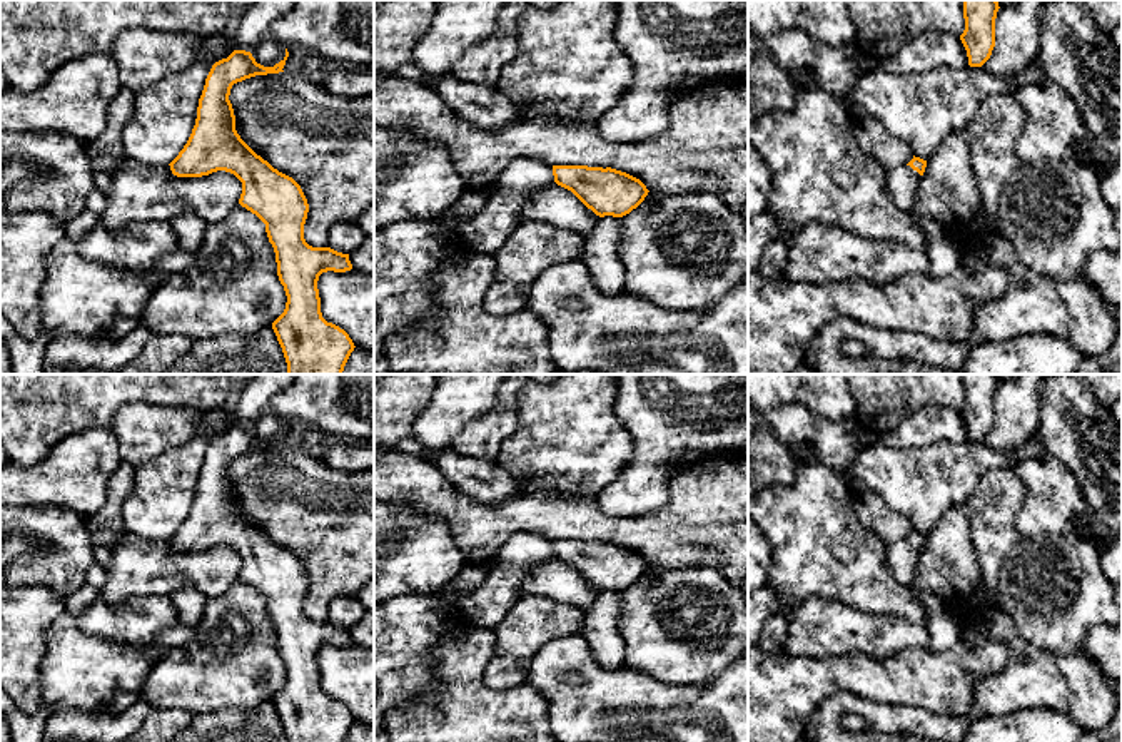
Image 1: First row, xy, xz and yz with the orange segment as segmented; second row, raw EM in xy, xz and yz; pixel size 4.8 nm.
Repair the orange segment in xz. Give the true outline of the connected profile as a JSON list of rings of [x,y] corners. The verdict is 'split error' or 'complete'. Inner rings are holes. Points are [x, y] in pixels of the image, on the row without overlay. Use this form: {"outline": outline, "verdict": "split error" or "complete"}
{"outline": [[[553,540],[553,550],[599,592],[623,592],[649,567],[639,553],[611,541]]], "verdict": "complete"}

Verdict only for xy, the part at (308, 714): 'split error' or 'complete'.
complete

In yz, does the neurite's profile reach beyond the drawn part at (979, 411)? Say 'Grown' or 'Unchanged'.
Unchanged

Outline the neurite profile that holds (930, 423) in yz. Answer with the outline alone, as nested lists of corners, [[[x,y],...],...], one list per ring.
[[[927,404],[903,419],[900,426],[883,435],[887,448],[907,451],[935,441],[967,443],[967,424],[958,409]]]

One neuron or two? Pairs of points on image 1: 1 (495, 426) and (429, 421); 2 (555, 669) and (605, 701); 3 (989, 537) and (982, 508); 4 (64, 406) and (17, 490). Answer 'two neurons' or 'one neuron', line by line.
1: two neurons
2: one neuron
3: one neuron
4: two neurons

